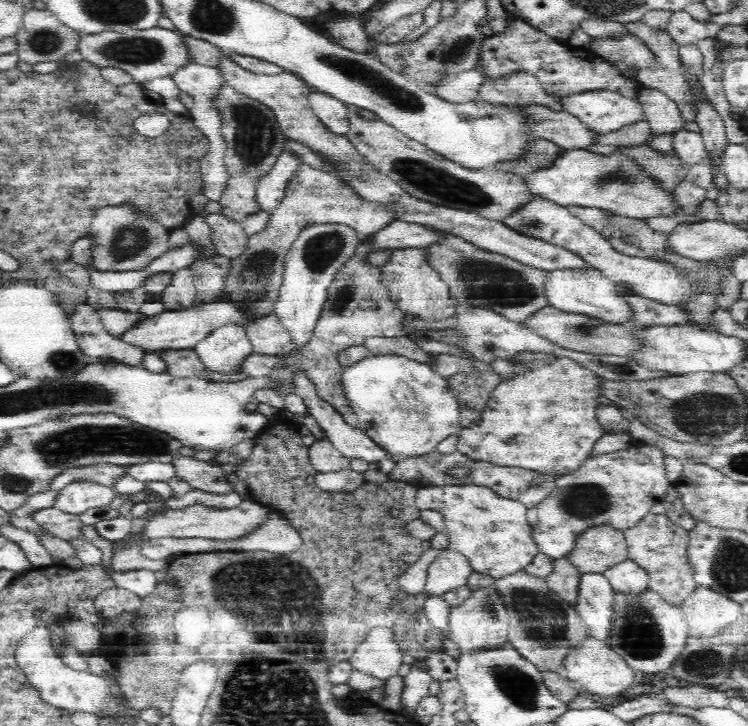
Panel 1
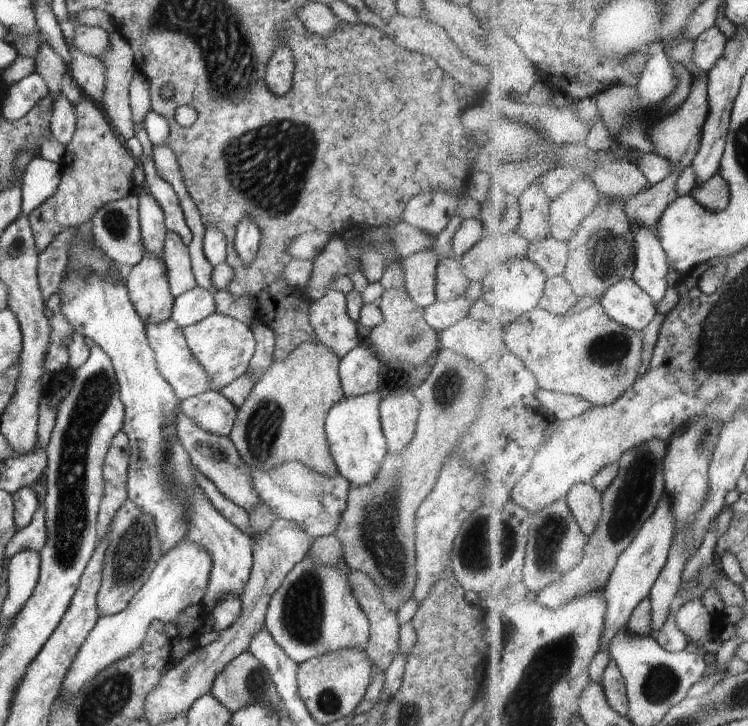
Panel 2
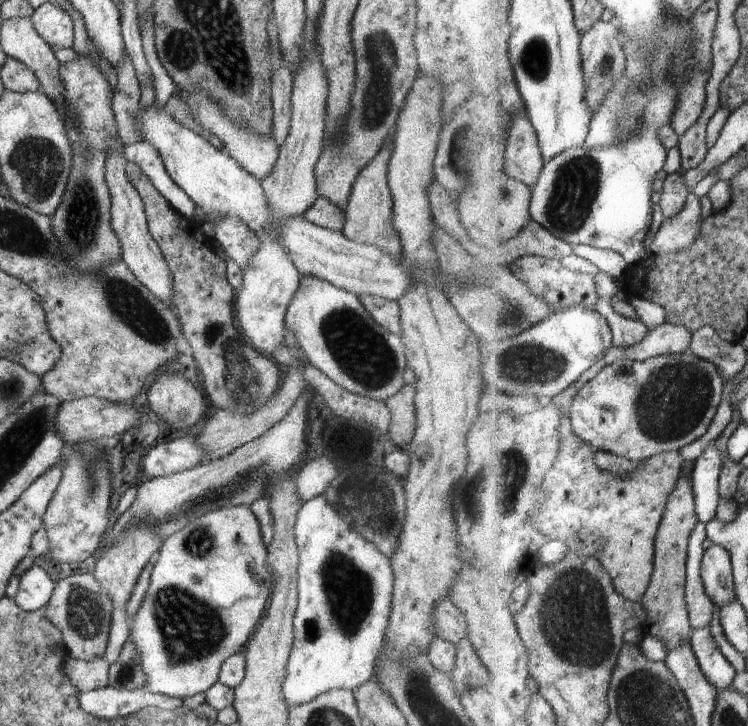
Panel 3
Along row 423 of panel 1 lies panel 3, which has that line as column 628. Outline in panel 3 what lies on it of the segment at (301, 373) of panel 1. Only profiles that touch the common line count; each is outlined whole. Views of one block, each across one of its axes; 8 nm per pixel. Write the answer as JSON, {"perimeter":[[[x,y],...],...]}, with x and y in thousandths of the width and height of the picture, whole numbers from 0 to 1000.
{"perimeter":[[[801,372],[794,383],[797,383],[799,402],[802,402],[802,416],[799,416],[798,427],[817,446],[821,457],[821,474],[826,479],[845,479],[845,477],[850,477],[856,471],[861,474],[861,468],[872,457],[868,448],[860,441],[845,441],[841,435],[829,433],[818,421],[817,410],[825,404],[822,384],[805,372]]]}

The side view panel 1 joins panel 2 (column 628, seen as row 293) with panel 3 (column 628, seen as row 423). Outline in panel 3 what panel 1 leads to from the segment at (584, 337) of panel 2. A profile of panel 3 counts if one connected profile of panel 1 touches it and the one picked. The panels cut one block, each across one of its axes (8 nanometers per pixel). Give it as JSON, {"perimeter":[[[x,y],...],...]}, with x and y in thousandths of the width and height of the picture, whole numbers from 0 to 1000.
{"perimeter":[[[890,445],[873,452],[861,474],[856,471],[845,479],[826,479],[821,474],[809,490],[810,501],[818,504],[822,499],[837,494],[862,497],[893,488],[914,488],[924,481],[925,467],[926,457],[922,452]]]}

